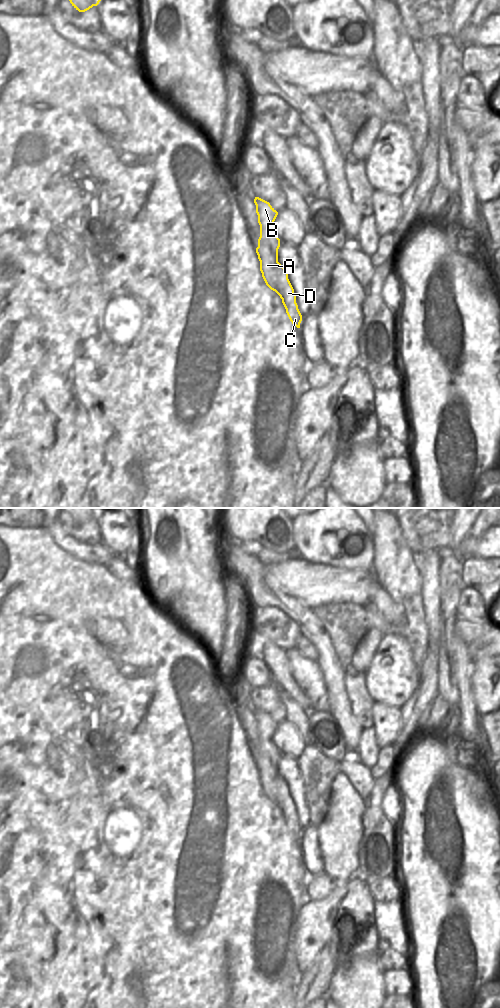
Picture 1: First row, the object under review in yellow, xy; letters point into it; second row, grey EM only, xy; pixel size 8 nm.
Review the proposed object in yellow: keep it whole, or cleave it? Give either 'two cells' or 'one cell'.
two cells

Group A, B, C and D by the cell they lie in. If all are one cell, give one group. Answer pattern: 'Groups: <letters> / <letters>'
Groups: A B / C D

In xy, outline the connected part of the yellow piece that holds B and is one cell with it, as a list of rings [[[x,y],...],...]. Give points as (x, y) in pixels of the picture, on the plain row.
[[[255,709],[256,725],[260,737],[260,749],[256,765],[260,773],[260,783],[266,797],[273,803],[278,802],[278,790],[276,778],[278,776],[278,761],[280,751],[274,743],[274,733],[278,724],[269,714]]]

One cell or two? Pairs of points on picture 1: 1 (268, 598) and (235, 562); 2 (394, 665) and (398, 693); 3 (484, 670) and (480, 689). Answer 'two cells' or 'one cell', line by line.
1: one cell
2: one cell
3: one cell

